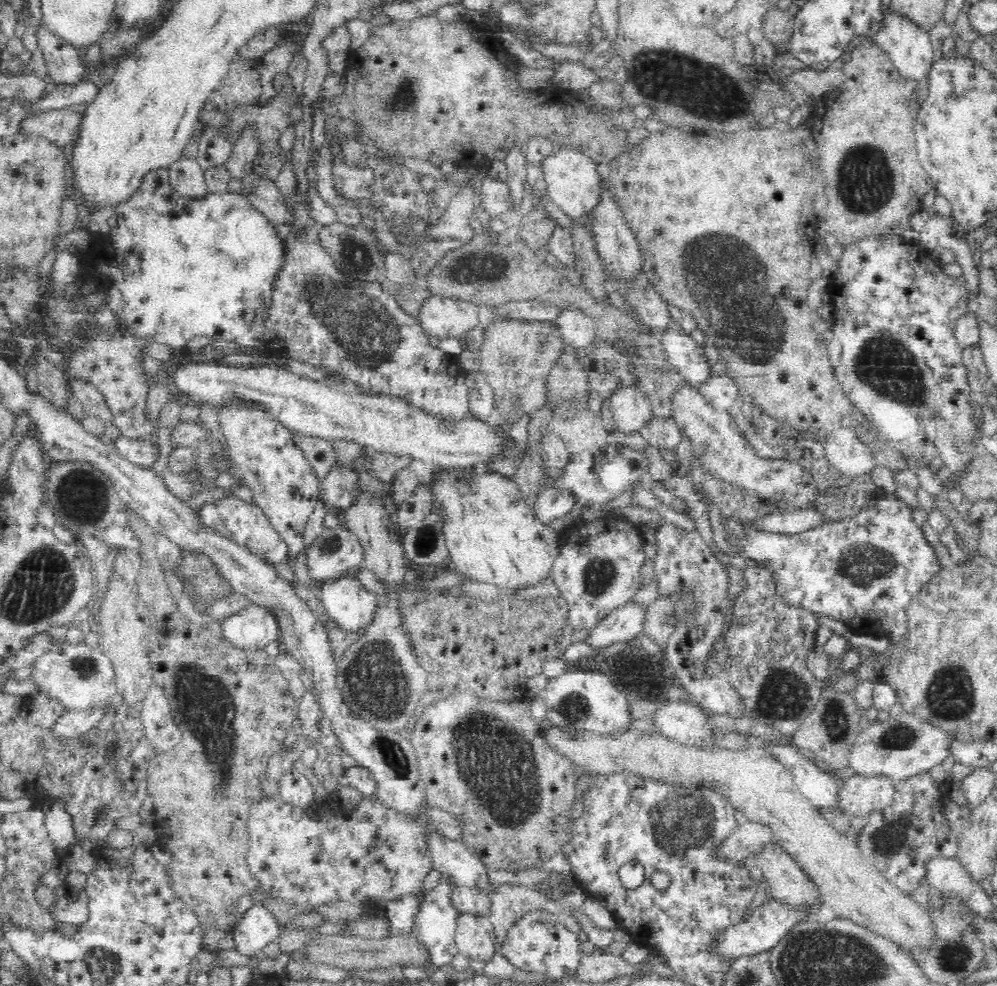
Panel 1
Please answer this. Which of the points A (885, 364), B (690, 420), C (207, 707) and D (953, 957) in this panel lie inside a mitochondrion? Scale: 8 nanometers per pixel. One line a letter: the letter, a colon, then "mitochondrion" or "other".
A: mitochondrion
B: other
C: mitochondrion
D: mitochondrion

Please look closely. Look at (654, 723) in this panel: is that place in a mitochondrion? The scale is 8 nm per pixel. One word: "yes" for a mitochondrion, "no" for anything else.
no

